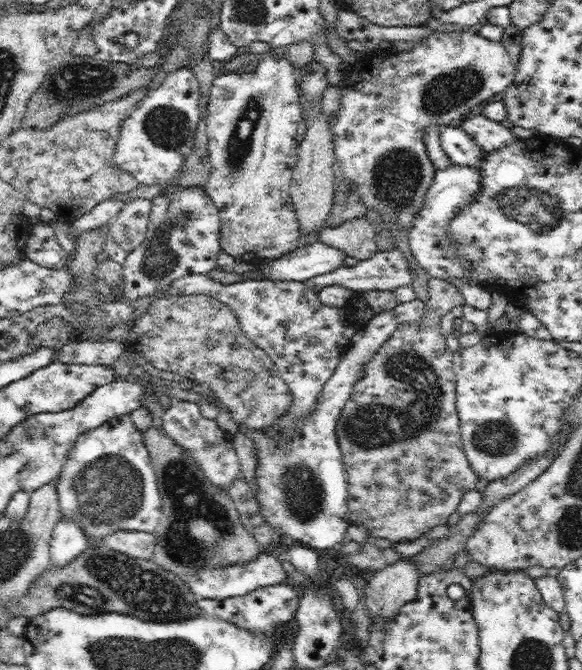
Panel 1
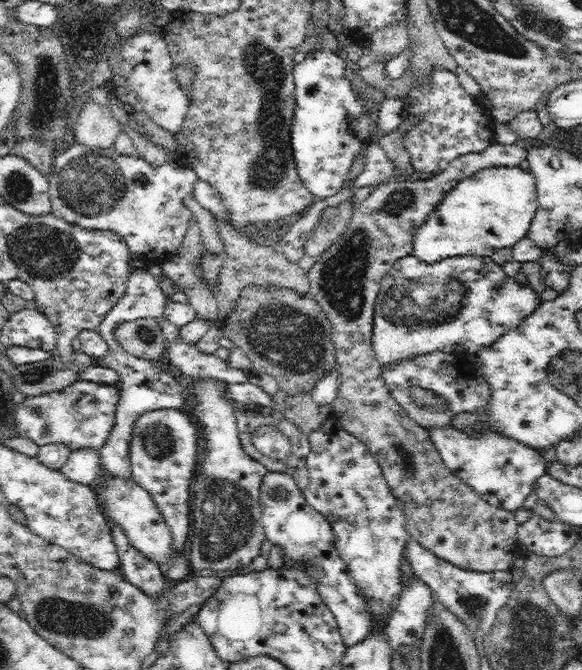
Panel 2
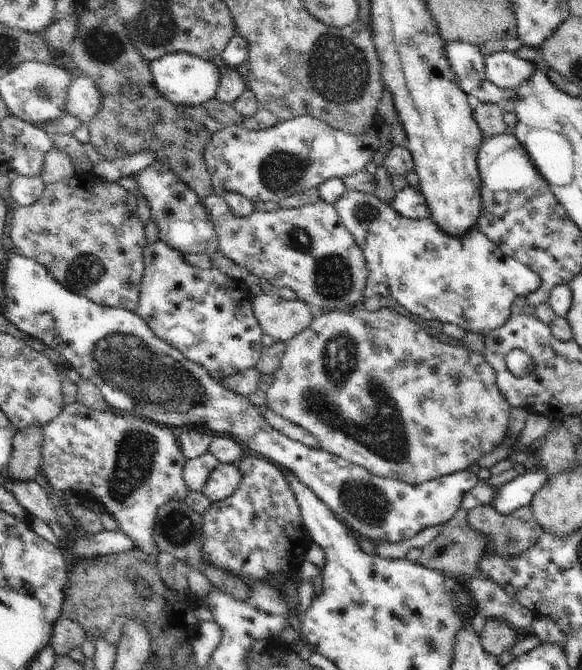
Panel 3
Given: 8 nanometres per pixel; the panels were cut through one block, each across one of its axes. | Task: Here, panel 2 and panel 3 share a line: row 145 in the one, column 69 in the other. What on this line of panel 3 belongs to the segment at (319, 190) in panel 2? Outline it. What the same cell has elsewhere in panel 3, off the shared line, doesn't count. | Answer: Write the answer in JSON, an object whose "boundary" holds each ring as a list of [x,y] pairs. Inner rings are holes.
{"boundary":[[[10,254],[6,263],[4,318],[26,335],[34,336],[46,346],[60,352],[83,380],[90,380],[102,391],[102,396],[111,410],[130,413],[136,418],[148,419],[167,427],[190,429],[191,426],[197,426],[213,435],[227,434],[235,437],[243,446],[262,454],[264,458],[270,458],[285,471],[298,476],[298,480],[304,486],[308,486],[334,512],[342,524],[346,522],[352,530],[372,541],[375,540],[376,544],[404,542],[430,526],[448,522],[461,507],[465,493],[480,482],[476,473],[461,470],[430,482],[411,485],[398,479],[372,474],[366,468],[350,464],[347,460],[325,450],[308,448],[302,442],[292,440],[272,428],[263,418],[262,409],[257,409],[248,397],[228,390],[212,378],[204,366],[188,360],[177,348],[160,340],[150,330],[146,321],[135,312],[96,304],[85,296],[62,288],[44,266],[40,266],[31,258]]]}

